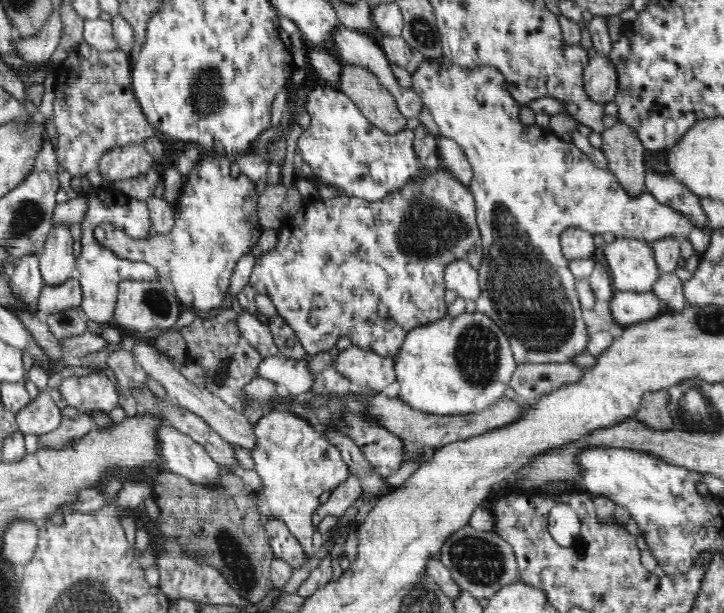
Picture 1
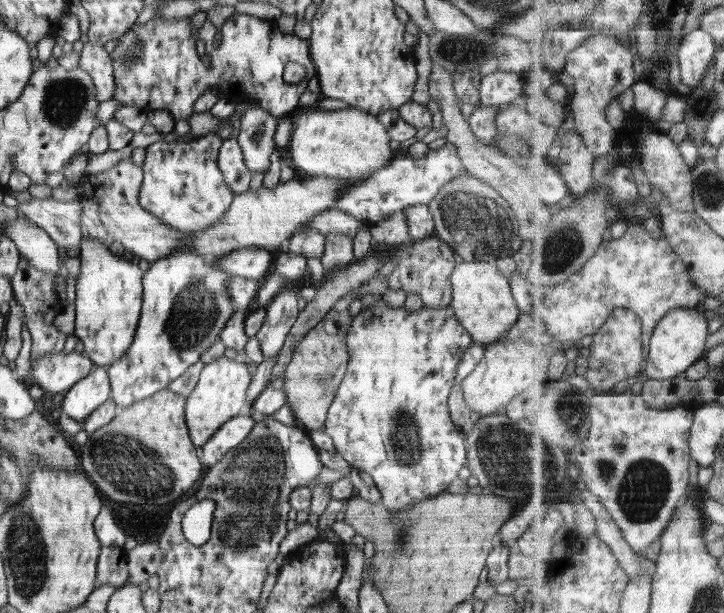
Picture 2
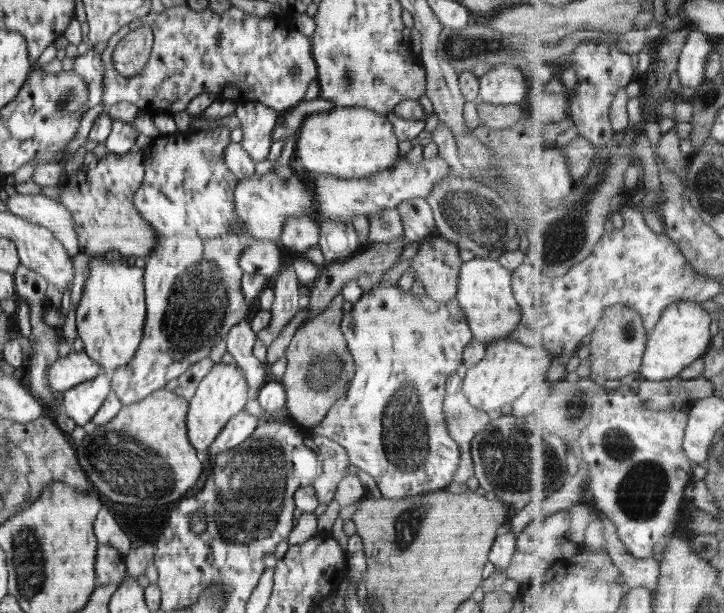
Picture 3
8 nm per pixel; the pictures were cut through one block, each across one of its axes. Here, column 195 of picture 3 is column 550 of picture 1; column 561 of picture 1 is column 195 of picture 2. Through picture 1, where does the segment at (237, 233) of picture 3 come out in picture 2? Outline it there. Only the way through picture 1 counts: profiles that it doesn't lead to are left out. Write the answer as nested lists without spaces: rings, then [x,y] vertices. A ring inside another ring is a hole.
[[[208,133],[189,142],[172,136],[148,146],[142,164],[140,206],[160,218],[166,226],[180,230],[186,236],[204,232],[220,222],[234,198],[217,164],[222,142],[216,133]],[[182,245],[182,247],[178,247],[178,249],[174,249],[174,253],[170,253],[170,255],[166,255],[166,257],[162,257],[149,265],[148,270],[143,274],[142,284],[143,284],[143,301],[141,306],[141,314],[140,320],[138,322],[138,326],[136,328],[136,334],[134,334],[134,342],[132,342],[132,346],[128,348],[128,352],[118,360],[118,362],[114,362],[114,364],[110,364],[107,367],[107,373],[109,382],[111,384],[111,396],[114,399],[114,403],[118,408],[126,408],[130,405],[134,404],[134,402],[138,402],[144,400],[152,396],[154,393],[157,393],[159,390],[168,388],[169,384],[179,376],[184,374],[184,371],[187,368],[190,368],[192,364],[196,361],[200,361],[200,356],[202,356],[203,352],[206,352],[216,340],[220,339],[220,332],[222,332],[222,328],[226,326],[228,320],[234,316],[234,312],[238,310],[234,309],[234,305],[232,305],[231,295],[228,287],[226,287],[226,282],[230,280],[232,276],[228,275],[228,273],[224,273],[220,267],[212,267],[212,261],[219,259],[223,256],[218,256],[216,258],[207,258],[202,257],[200,253],[196,253],[196,249],[194,249],[194,245]]]

